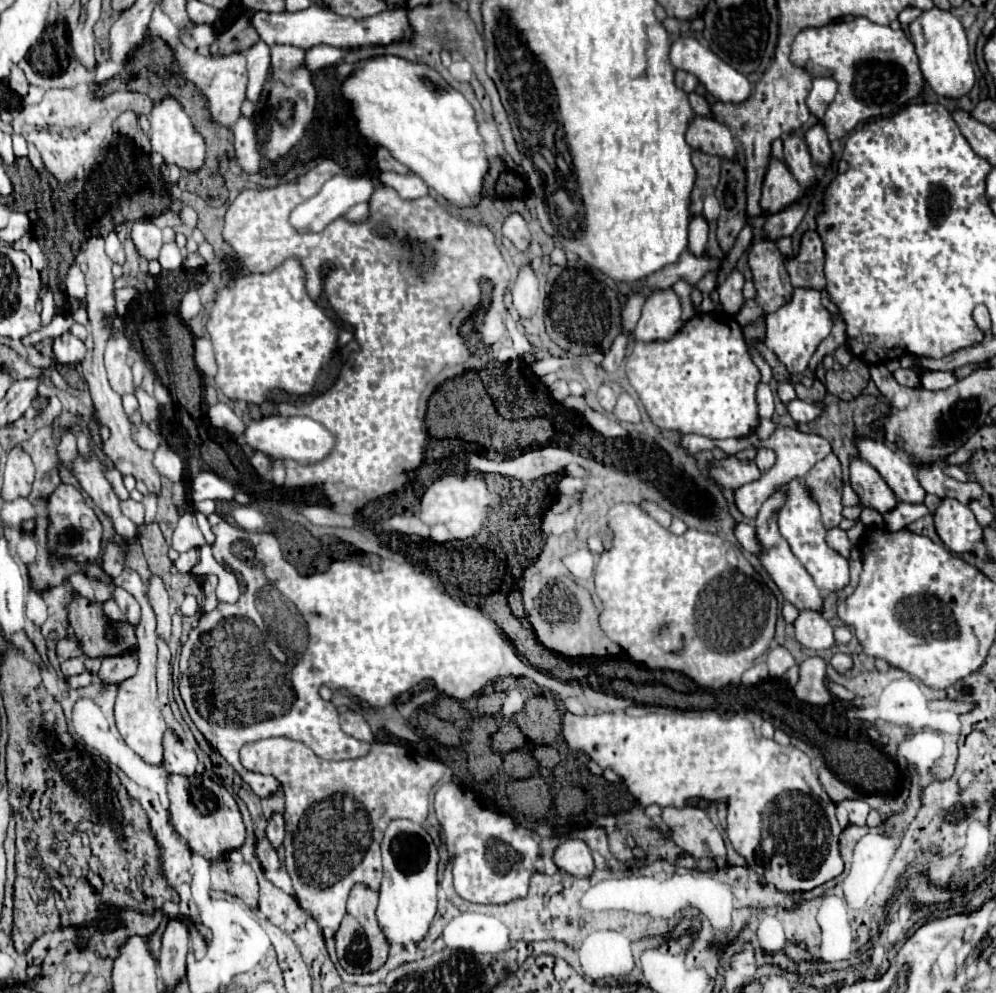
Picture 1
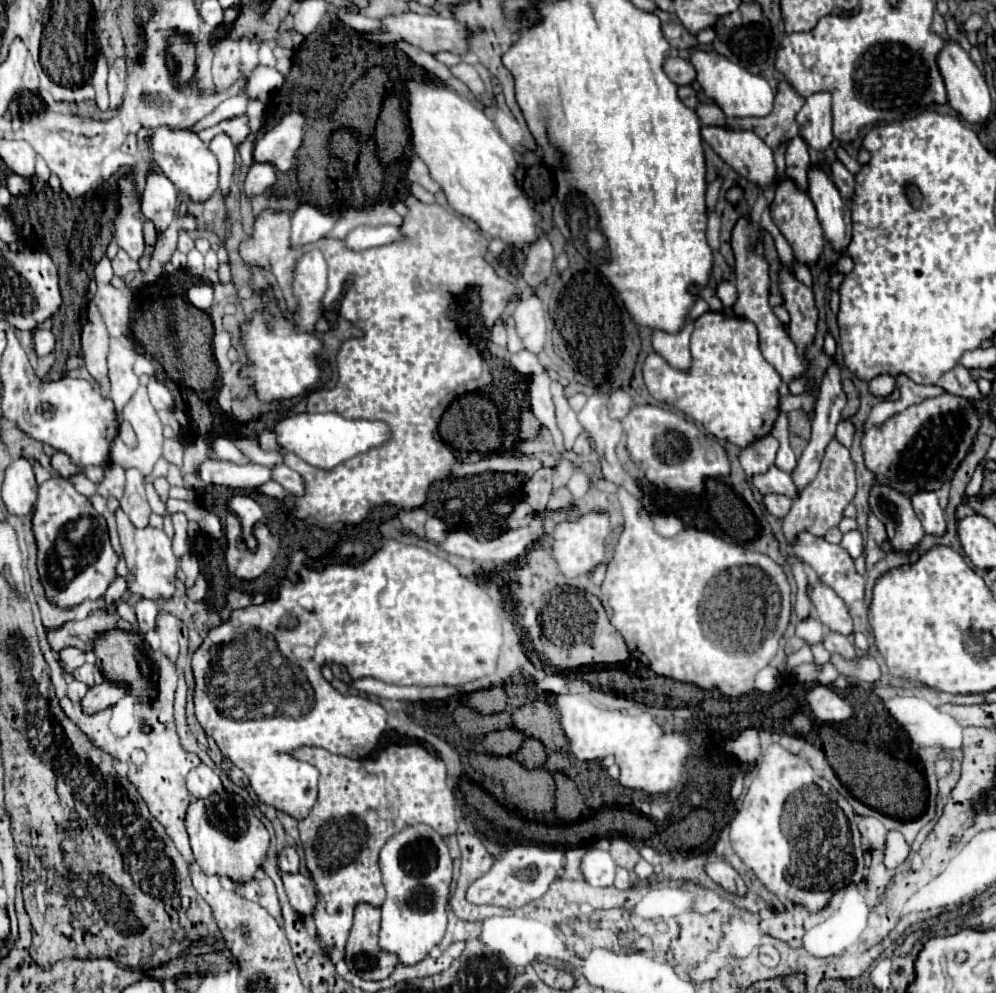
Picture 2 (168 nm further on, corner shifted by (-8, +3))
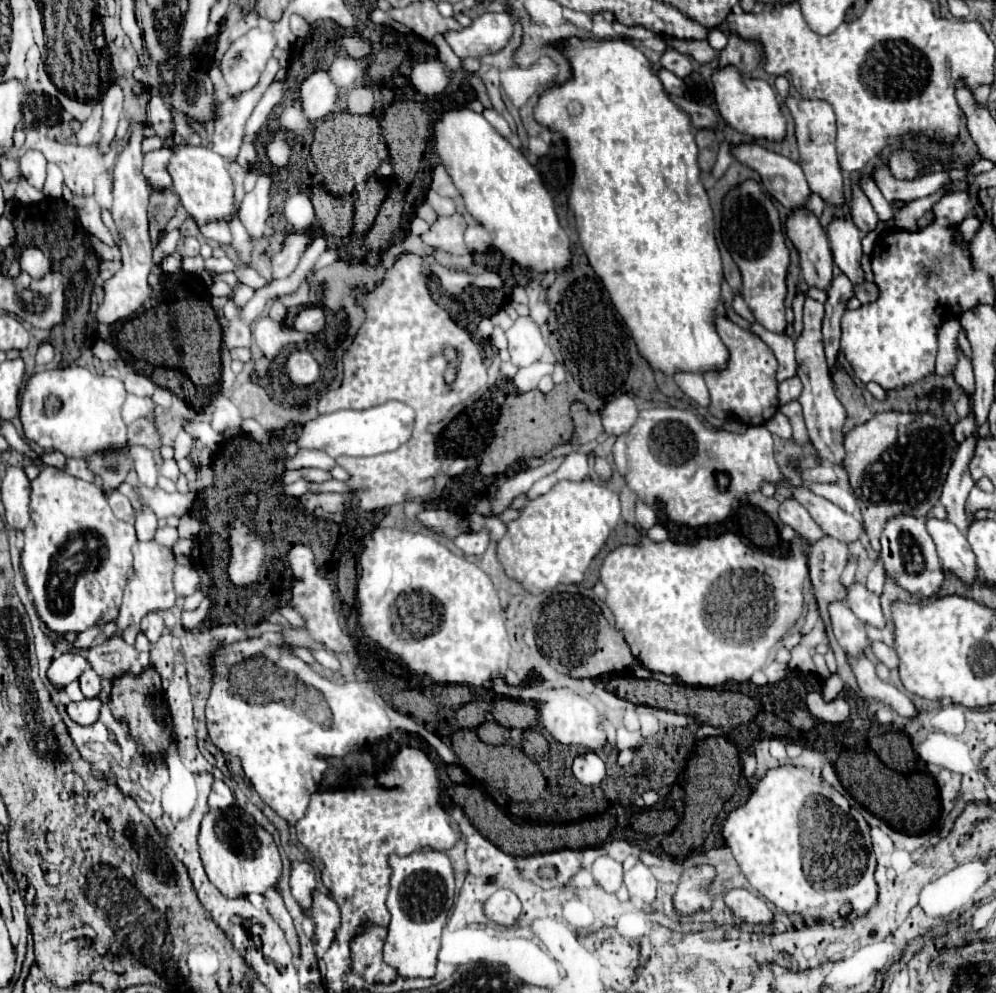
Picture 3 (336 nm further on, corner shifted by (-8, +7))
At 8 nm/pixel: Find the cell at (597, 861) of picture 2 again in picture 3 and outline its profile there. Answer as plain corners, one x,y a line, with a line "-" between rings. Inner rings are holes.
599,857
593,863
593,875
599,887
607,893
617,893
617,889
623,885
623,867
611,857

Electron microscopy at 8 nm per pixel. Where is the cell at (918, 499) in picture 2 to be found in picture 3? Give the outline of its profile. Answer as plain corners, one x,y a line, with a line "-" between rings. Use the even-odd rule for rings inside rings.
929,519
927,531
937,545
945,573
957,577
965,585
979,583
975,553
971,551
965,535
955,525
941,519

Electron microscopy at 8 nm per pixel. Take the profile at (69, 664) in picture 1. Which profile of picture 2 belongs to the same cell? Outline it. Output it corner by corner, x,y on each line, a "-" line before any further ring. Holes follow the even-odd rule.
85,663
85,665
81,665
79,669
73,671
73,677
87,683
87,685
93,685
93,667
89,663

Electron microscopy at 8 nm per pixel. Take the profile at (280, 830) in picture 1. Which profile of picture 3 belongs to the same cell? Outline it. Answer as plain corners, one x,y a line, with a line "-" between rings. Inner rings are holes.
293,863
291,869
291,893
307,917
313,907
313,891
315,891
315,871
309,863

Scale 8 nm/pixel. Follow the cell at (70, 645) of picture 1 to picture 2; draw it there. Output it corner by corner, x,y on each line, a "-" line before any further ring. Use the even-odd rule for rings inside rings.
65,647
59,653
59,657
61,657
61,663
65,665
67,671
73,671
73,669
77,669
77,667
81,667
85,663
85,653
79,651
77,647

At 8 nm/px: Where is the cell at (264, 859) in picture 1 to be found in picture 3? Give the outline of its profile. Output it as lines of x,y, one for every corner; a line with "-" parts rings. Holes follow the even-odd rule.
315,891
315,907
311,909
311,921
315,923
315,933
317,933
317,951
325,953
331,943
337,937
337,929
341,925
341,917
339,917
339,907
333,899
329,899
327,895
321,895
319,891

